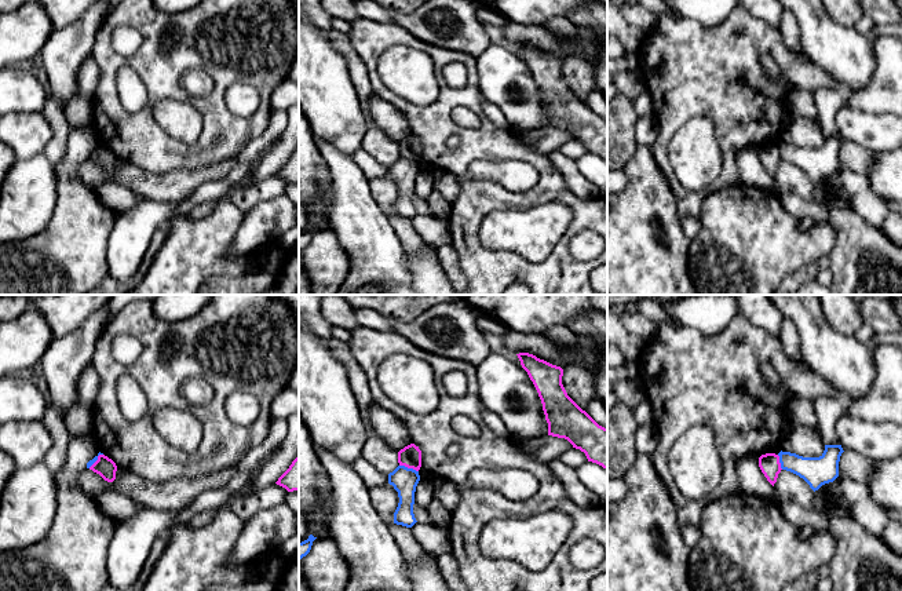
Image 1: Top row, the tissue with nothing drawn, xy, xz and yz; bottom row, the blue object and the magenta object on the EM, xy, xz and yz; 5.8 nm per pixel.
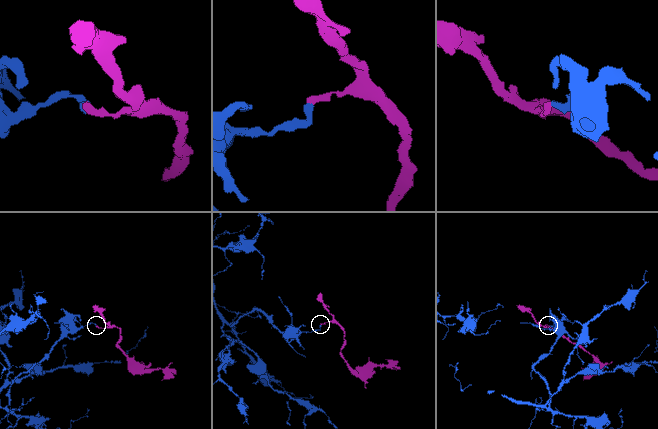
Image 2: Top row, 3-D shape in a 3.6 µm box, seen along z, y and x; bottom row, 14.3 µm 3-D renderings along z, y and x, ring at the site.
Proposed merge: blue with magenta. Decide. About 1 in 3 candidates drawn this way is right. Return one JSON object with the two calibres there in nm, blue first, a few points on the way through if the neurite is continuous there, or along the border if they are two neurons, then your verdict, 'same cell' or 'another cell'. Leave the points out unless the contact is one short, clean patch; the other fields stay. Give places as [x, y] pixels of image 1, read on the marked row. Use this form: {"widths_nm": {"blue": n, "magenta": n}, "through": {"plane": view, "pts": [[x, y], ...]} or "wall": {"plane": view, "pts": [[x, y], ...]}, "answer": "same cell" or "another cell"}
{"widths_nm": {"blue": 150, "magenta": 130}, "wall": {"plane": "xz", "pts": [[400, 464], [417, 471]]}, "answer": "another cell"}

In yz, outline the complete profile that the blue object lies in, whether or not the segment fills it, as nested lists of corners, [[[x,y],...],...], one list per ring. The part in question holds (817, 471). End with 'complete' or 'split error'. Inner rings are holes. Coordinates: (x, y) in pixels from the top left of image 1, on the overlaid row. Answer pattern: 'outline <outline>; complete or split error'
outline [[[825,445],[819,457],[803,457],[790,452],[779,452],[781,468],[803,478],[815,492],[839,477],[841,445]]]; complete

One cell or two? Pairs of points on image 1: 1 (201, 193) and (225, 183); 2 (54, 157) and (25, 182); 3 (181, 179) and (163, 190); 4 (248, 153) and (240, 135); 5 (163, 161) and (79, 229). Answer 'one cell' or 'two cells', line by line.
1: one cell
2: two cells
3: one cell
4: two cells
5: two cells

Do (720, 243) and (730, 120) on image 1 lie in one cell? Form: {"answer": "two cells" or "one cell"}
{"answer": "two cells"}

